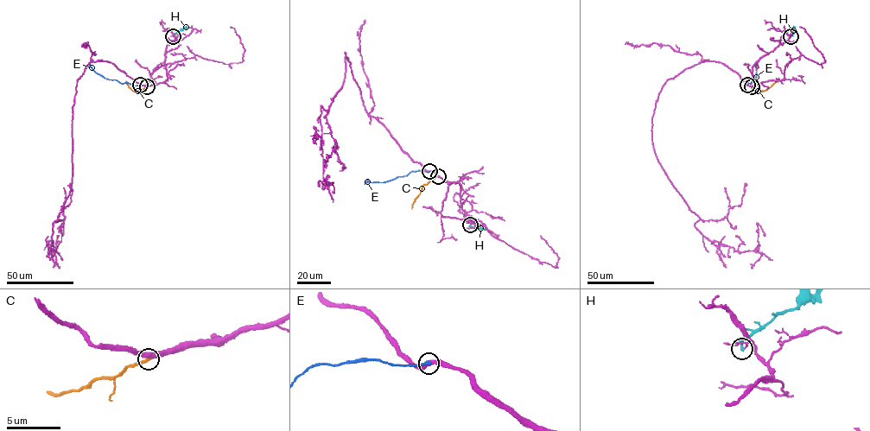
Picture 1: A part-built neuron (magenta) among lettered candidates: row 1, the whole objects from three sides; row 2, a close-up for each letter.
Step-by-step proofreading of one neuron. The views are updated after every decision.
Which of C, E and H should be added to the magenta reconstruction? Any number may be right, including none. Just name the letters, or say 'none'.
C

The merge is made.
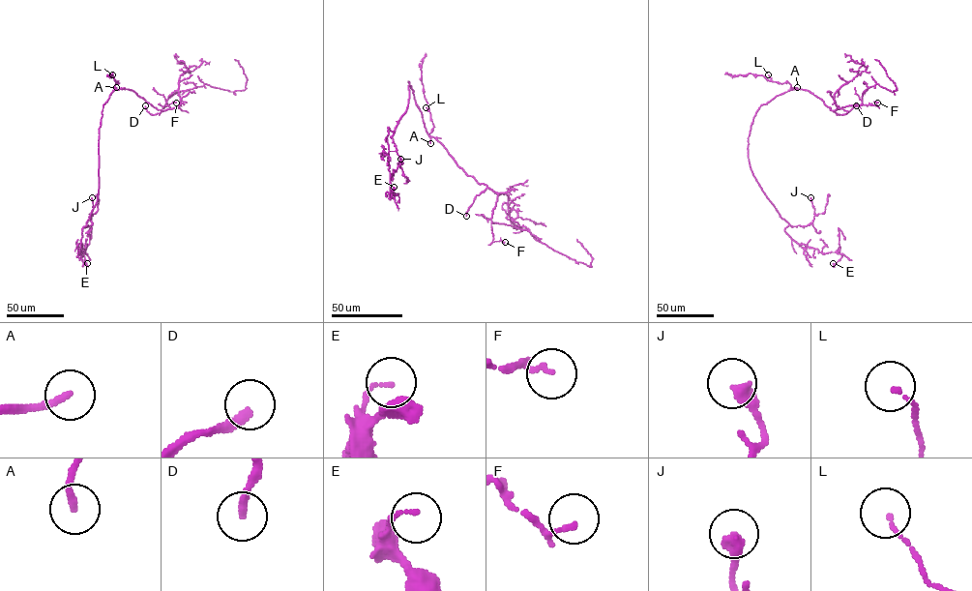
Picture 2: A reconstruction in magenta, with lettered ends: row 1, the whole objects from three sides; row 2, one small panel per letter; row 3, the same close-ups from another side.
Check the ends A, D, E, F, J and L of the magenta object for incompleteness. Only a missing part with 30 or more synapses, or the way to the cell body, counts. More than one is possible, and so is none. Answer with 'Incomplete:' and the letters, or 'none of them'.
Incomplete: A, D

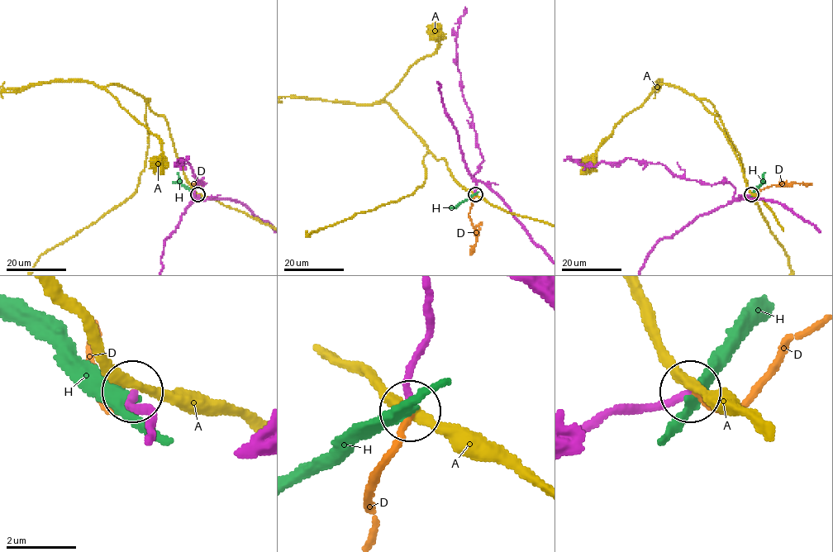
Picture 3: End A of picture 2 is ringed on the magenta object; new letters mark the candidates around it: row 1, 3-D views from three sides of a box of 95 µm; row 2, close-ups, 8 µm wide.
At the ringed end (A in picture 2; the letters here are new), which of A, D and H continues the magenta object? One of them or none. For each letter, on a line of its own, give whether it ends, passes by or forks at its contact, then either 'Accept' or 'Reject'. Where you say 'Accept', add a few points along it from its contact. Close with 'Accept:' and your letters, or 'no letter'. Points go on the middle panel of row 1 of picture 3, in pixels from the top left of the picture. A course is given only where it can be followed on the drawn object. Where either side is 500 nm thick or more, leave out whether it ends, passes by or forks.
A: It passes by. Reject
D: It ends there. Accept. Its course: (475, 194), (468, 213), (477, 241), (469, 254)
H: It passes by. Reject
Accept: D

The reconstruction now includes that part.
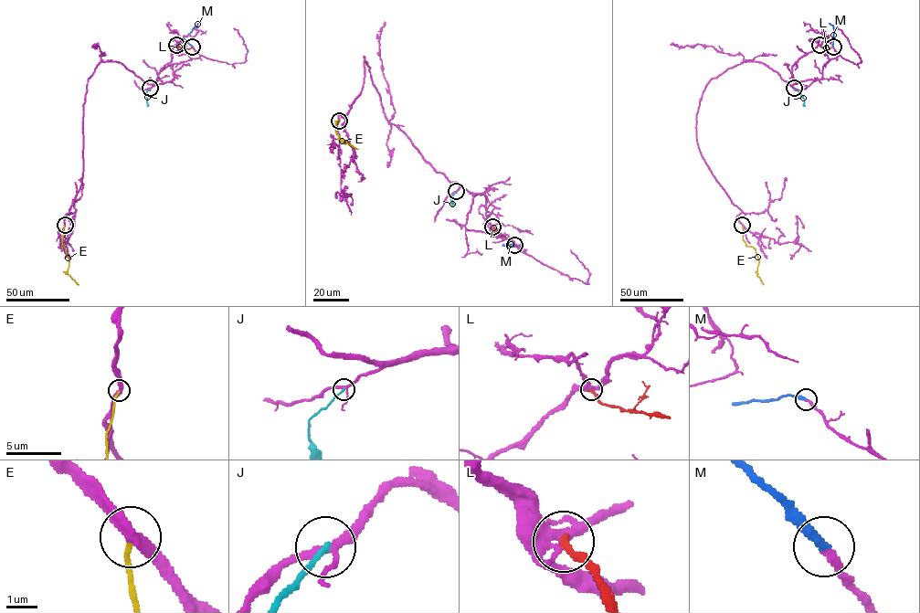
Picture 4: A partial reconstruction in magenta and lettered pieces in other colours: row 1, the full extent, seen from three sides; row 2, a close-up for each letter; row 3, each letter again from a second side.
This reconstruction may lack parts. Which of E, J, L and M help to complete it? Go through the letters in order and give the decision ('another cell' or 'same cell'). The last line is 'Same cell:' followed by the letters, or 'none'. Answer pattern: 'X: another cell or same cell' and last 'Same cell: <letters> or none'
E: another cell
J: another cell
L: another cell
M: same cell
Same cell: M

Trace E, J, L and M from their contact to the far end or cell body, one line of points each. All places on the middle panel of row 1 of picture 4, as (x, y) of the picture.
E: (339, 121), (336, 121), (336, 133), (344, 143), (343, 141), (358, 149)
J: (456, 191), (450, 199), (453, 206)
L: (492, 227), (514, 242)
M: (514, 245), (502, 245), (519, 245), (521, 239)

